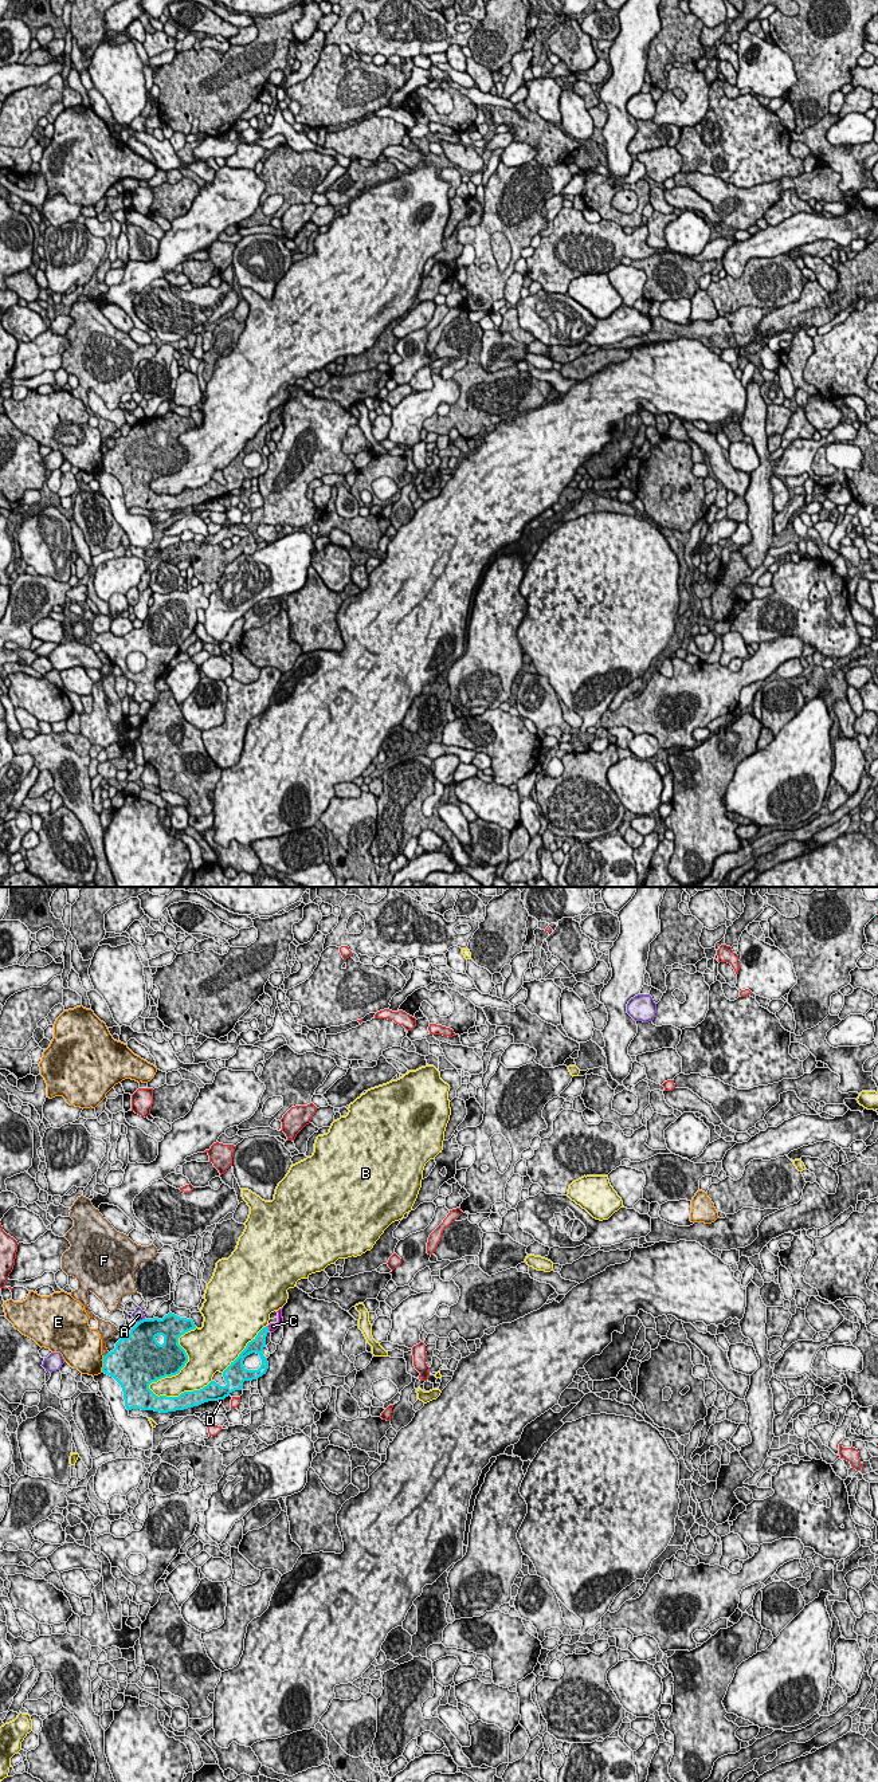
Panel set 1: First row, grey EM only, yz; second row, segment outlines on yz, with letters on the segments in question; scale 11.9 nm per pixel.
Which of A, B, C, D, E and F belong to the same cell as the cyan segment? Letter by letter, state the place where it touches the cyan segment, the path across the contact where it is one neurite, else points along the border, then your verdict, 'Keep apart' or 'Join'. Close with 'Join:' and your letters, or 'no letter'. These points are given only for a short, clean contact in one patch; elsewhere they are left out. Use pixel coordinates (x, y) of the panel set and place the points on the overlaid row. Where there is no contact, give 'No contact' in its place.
A: Touches cyan at yz (140, 1321). Keep apart
B: Touches cyan at yz (184, 1365). Keep apart
C: Touches cyan at yz (267, 1329). Path across: yz (257, 1345), (267, 1329), (273, 1326). Join
D: Touches cyan at yz (220, 1398). Keep apart
E: Touches cyan at yz (104, 1364). Keep apart
F: Touches cyan at yz (106, 1354). Boundary: yz (108, 1351), (104, 1355). Keep apart
Join: C

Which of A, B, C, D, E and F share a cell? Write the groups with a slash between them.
A / B / C / D / E / F

